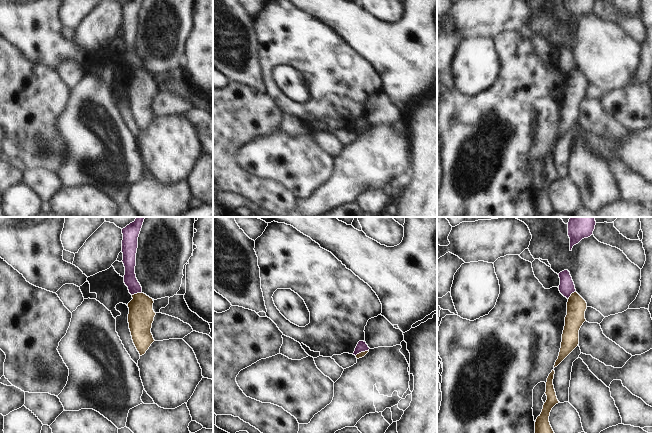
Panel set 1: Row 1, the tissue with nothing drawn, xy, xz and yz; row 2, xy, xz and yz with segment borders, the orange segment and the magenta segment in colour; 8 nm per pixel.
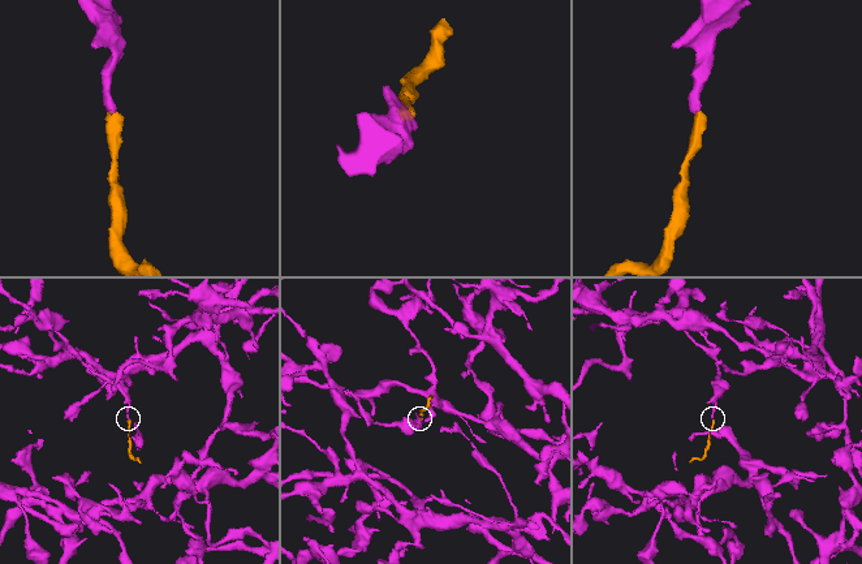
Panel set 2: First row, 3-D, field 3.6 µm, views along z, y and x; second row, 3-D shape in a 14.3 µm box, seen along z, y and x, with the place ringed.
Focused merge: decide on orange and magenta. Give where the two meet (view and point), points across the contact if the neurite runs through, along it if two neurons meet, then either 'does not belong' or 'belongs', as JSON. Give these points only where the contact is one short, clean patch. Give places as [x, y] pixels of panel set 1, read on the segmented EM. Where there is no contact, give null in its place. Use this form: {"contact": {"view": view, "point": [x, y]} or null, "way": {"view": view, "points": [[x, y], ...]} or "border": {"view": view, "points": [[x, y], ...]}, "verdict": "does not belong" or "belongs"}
{"contact": {"view": "xy", "point": [137, 293]}, "border": {"view": "xy", "points": [[141, 292], [132, 295]]}, "verdict": "does not belong"}

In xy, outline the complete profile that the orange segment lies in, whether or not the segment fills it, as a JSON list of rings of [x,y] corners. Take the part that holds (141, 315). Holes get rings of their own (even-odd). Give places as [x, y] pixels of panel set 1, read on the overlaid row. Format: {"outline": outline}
{"outline": [[[144,293],[132,295],[132,300],[128,303],[129,314],[128,323],[131,332],[133,343],[139,352],[140,356],[144,355],[151,344],[155,341],[151,333],[152,323],[156,313],[153,310],[153,299]]]}

